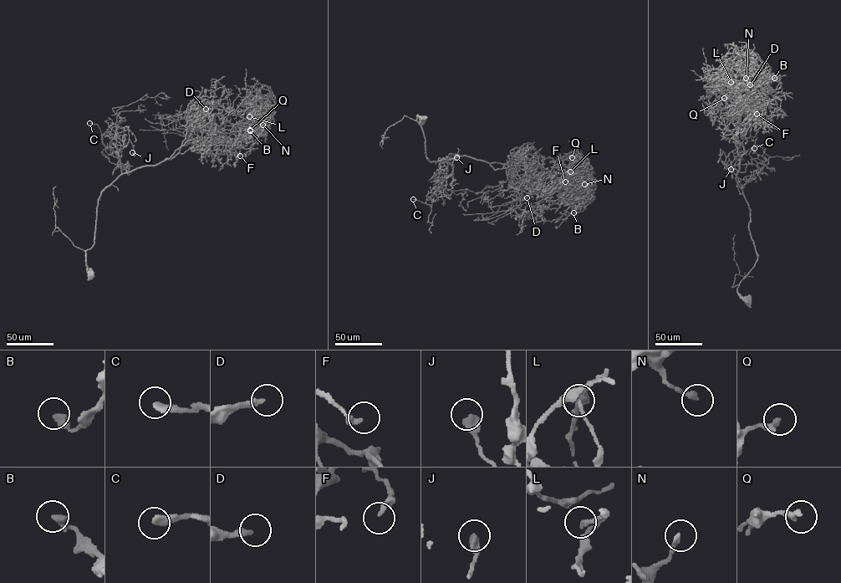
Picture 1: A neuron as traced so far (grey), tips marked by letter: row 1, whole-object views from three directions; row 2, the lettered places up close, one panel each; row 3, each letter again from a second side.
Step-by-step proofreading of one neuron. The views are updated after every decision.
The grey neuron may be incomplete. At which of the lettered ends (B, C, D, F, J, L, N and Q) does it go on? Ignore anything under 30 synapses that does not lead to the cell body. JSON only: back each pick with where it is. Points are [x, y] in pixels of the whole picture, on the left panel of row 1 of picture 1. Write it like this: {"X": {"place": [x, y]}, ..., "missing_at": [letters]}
{"C": {"place": [89, 123]}, "N": {"place": [262, 125]}, "missing_at": ["C", "N"]}

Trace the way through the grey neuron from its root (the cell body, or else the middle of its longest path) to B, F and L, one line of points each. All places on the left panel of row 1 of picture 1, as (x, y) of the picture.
B: (89, 274), (85, 252), (105, 188), (197, 137), (230, 141), (262, 126), (250, 130)
F: (89, 274), (85, 252), (94, 242), (98, 198), (119, 176), (168, 160), (197, 137), (233, 145), (240, 155)
L: (89, 274), (85, 252), (94, 242), (100, 193), (197, 137), (245, 137), (249, 116)

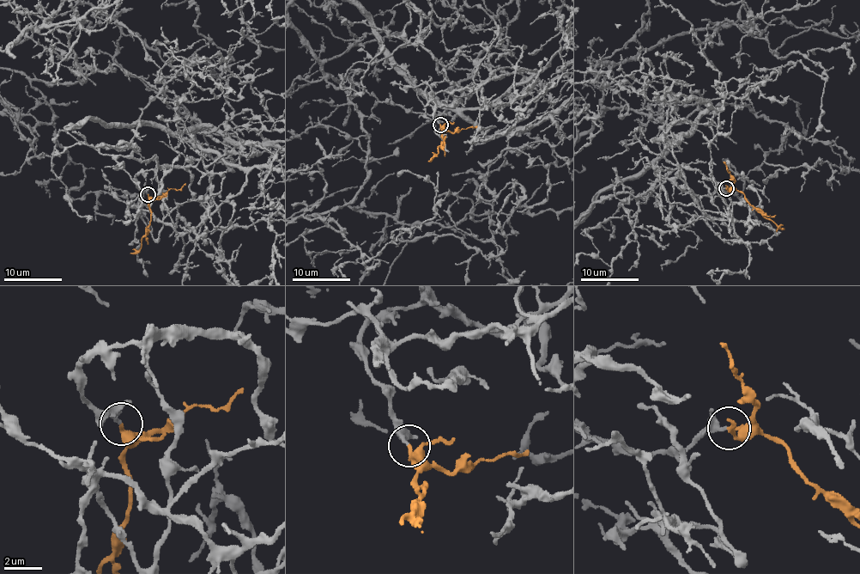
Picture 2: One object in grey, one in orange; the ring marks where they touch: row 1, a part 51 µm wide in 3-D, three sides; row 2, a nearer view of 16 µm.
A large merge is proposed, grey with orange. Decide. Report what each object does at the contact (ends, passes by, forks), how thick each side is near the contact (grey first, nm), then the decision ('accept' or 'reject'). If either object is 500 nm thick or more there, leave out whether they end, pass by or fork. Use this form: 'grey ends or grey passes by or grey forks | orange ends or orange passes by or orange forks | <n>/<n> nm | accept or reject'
grey passes by | orange ends | 180/280 nm | accept

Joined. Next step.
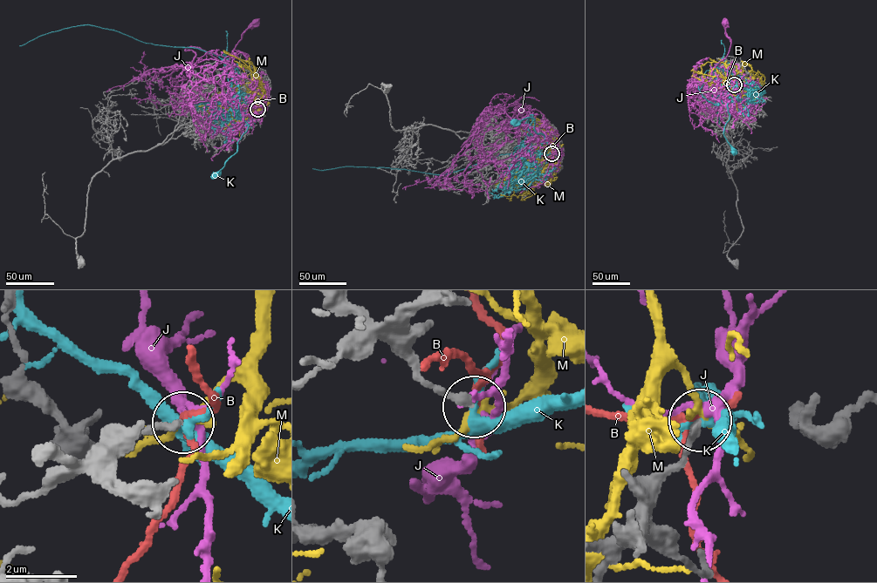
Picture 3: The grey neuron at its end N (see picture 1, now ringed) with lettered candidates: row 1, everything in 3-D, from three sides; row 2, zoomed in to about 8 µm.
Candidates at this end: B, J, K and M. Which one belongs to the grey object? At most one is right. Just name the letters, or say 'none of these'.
none of these

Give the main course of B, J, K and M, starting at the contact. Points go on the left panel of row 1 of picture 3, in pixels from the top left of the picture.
B: (257, 109), (256, 97)
J: (257, 109), (257, 115), (244, 114), (224, 93), (222, 87), (229, 56), (243, 31), (256, 23)
K: (257, 109), (238, 97), (231, 99), (232, 111), (249, 125), (237, 143), (236, 152), (215, 176)
M: (257, 109), (260, 103), (254, 98), (262, 94), (258, 84), (262, 81), (252, 63), (247, 61), (256, 105)

